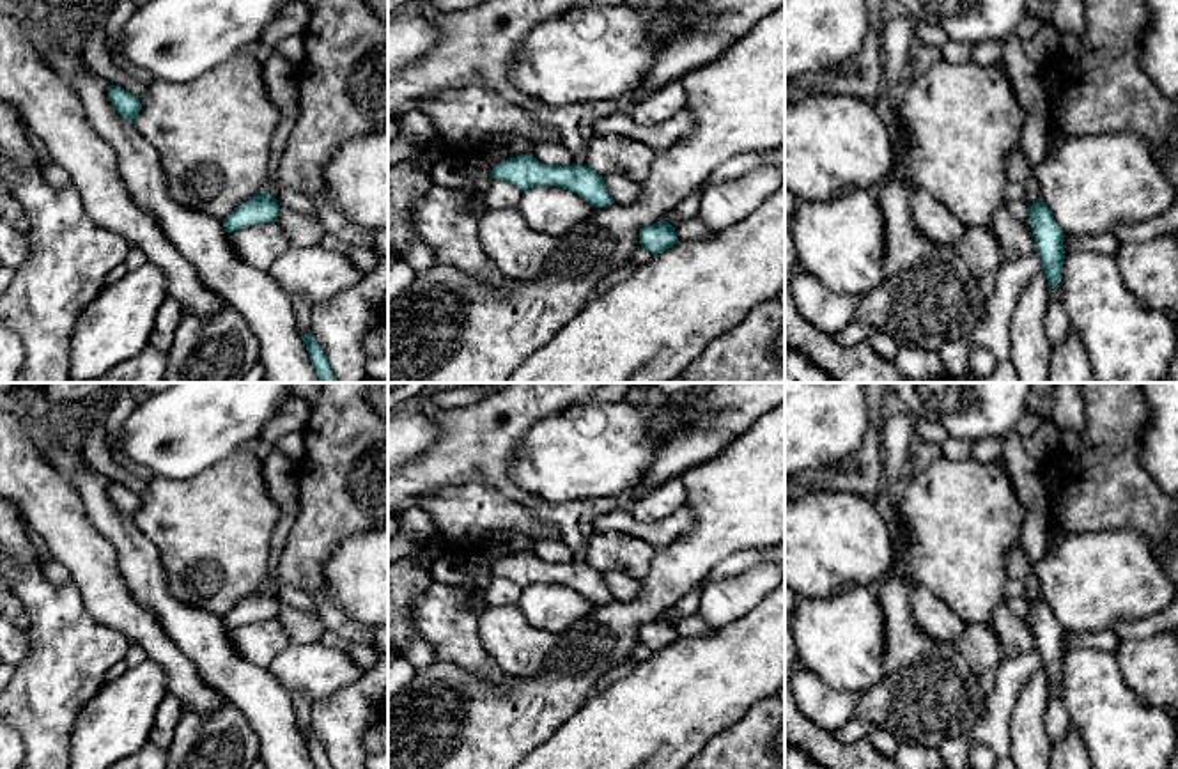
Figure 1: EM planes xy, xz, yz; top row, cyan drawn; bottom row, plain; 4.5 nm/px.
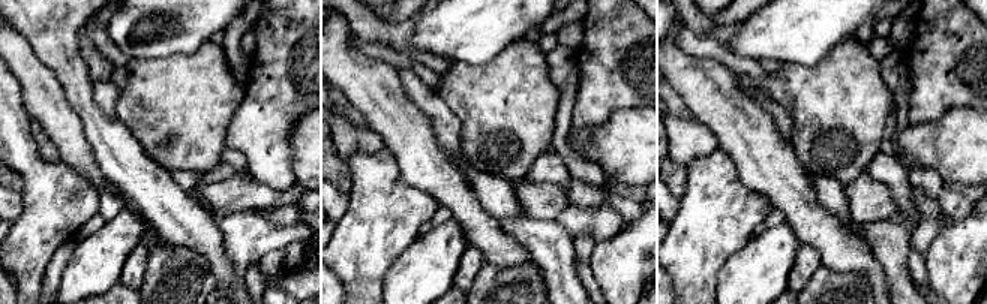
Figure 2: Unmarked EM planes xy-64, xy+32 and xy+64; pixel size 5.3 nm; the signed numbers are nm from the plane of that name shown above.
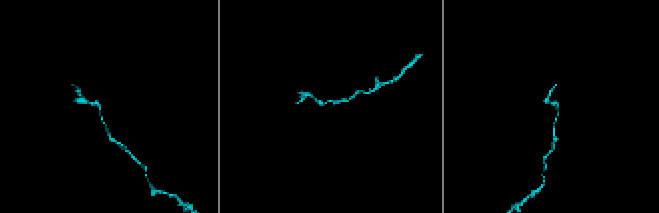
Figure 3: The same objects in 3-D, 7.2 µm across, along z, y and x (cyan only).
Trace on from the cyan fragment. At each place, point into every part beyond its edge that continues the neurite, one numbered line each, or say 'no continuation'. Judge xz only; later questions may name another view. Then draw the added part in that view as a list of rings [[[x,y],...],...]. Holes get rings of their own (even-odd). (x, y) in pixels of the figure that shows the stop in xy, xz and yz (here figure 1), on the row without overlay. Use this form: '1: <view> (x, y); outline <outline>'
no continuation

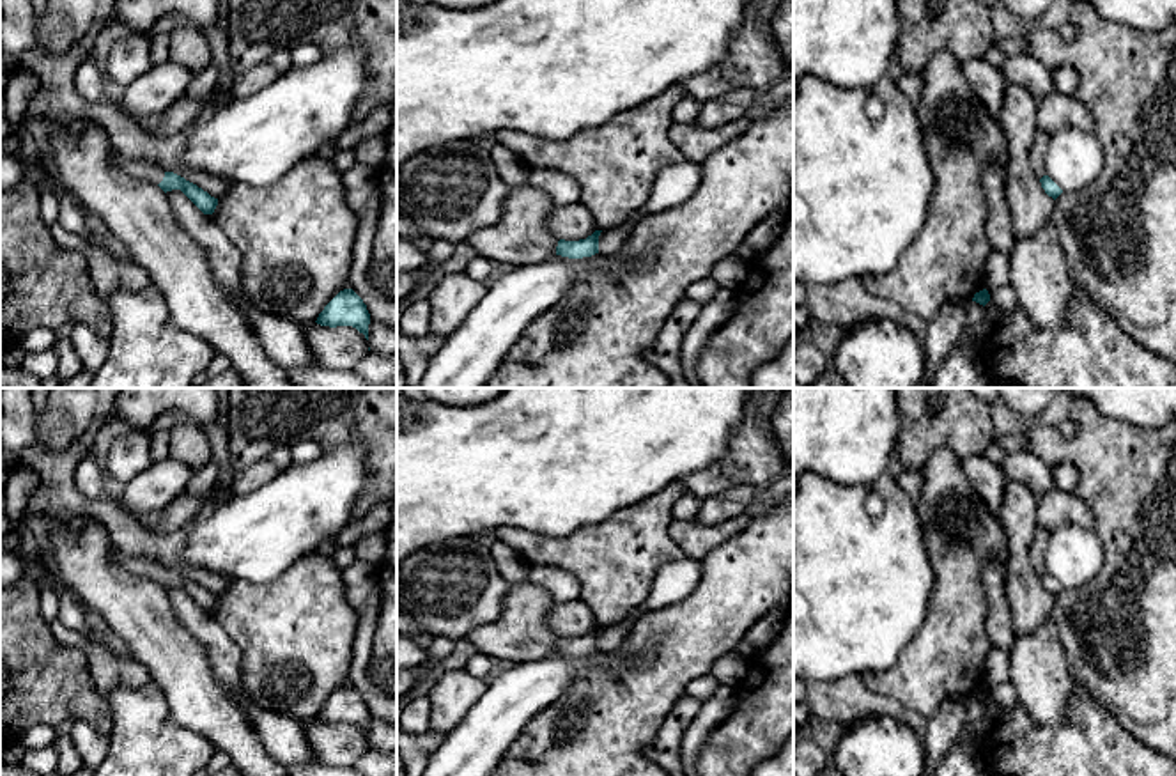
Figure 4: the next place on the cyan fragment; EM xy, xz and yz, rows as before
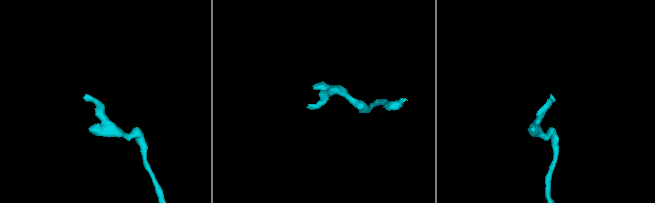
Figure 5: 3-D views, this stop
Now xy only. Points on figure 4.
1: xy (139, 564); outline [[[115,549],[115,560],[129,572],[145,574],[147,578],[159,581],[165,574],[165,567],[147,556],[126,556]]]

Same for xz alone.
no continuation

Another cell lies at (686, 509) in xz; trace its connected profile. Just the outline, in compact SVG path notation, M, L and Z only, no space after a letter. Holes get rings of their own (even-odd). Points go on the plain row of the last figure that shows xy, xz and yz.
M685 493L675 505L673 505L673 519L680 521L696 521L701 500L692 494Z

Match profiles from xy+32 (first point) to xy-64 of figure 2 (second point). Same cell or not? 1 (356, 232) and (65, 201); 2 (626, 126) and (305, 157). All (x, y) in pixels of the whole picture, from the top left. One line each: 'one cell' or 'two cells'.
1: one cell
2: one cell

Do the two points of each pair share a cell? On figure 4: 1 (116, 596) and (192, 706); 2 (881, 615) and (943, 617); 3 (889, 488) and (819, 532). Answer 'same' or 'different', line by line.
1: same
2: different
3: same

